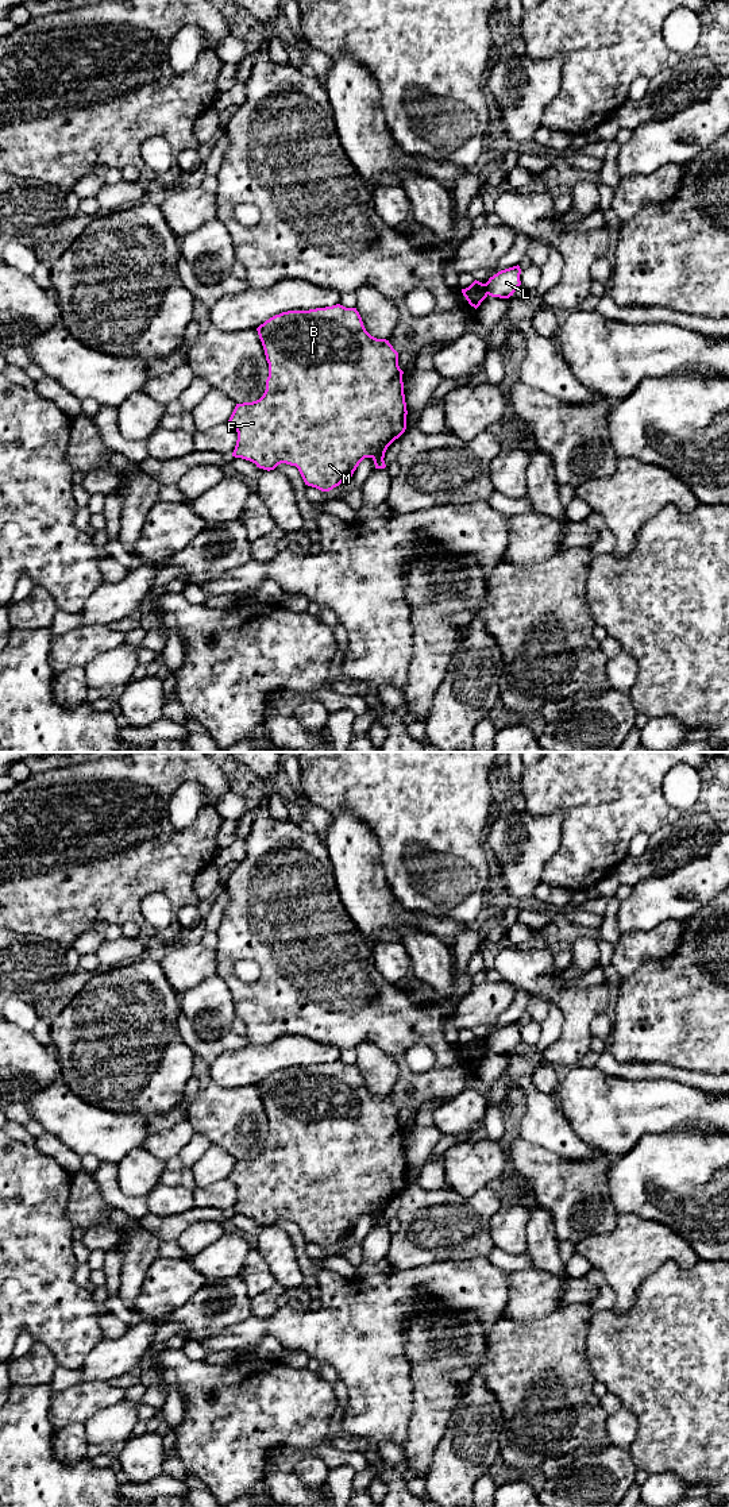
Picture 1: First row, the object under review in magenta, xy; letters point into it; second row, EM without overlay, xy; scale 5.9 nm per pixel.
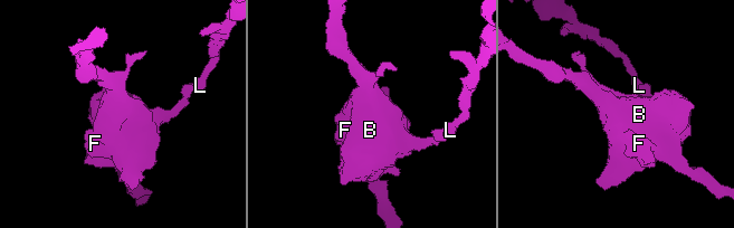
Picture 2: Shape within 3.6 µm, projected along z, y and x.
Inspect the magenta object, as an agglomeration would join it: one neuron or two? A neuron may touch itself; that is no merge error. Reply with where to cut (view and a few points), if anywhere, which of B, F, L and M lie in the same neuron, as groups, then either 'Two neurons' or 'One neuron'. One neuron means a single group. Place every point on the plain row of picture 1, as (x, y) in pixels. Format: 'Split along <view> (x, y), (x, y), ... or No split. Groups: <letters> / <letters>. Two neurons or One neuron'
Split along xy (485, 1040), (488, 1049). Groups: B F M / L. Two neurons

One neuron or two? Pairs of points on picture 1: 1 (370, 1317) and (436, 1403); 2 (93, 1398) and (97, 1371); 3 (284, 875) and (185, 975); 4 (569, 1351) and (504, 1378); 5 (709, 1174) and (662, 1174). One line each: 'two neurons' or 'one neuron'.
1: two neurons
2: two neurons
3: two neurons
4: one neuron
5: one neuron

